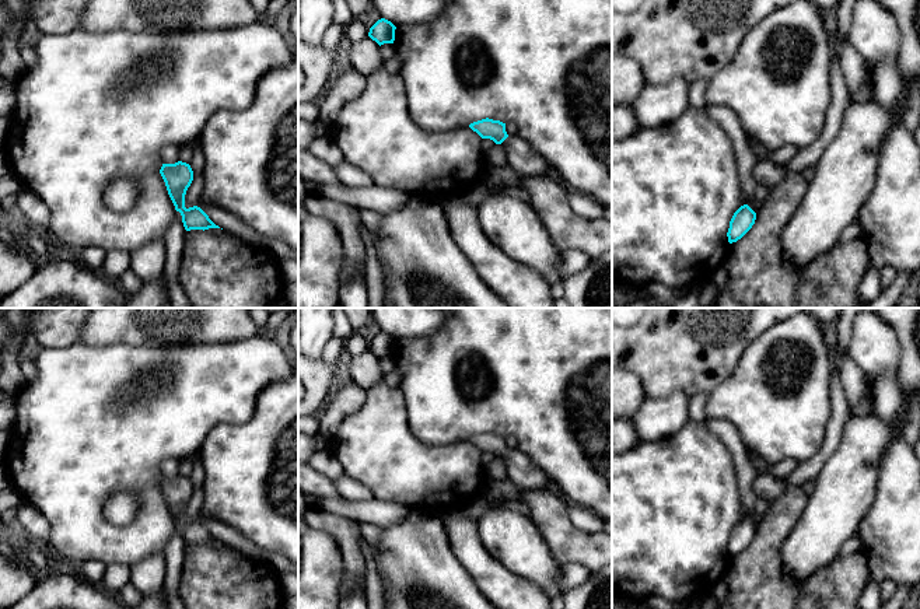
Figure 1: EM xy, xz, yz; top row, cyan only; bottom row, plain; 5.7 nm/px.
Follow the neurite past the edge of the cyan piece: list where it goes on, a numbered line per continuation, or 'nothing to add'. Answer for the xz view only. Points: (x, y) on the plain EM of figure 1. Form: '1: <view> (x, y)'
1: xz (523, 472)

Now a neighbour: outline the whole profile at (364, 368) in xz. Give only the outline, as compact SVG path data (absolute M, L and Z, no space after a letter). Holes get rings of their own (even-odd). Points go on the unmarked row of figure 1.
M370 350L351 358L350 375L351 381L354 381L363 389L367 389L384 379L379 358Z

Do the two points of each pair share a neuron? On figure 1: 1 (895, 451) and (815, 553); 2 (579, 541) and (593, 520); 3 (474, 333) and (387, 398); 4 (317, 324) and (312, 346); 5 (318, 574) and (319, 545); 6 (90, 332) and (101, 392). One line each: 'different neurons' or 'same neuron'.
1: different neurons
2: different neurons
3: different neurons
4: same neuron
5: same neuron
6: different neurons

